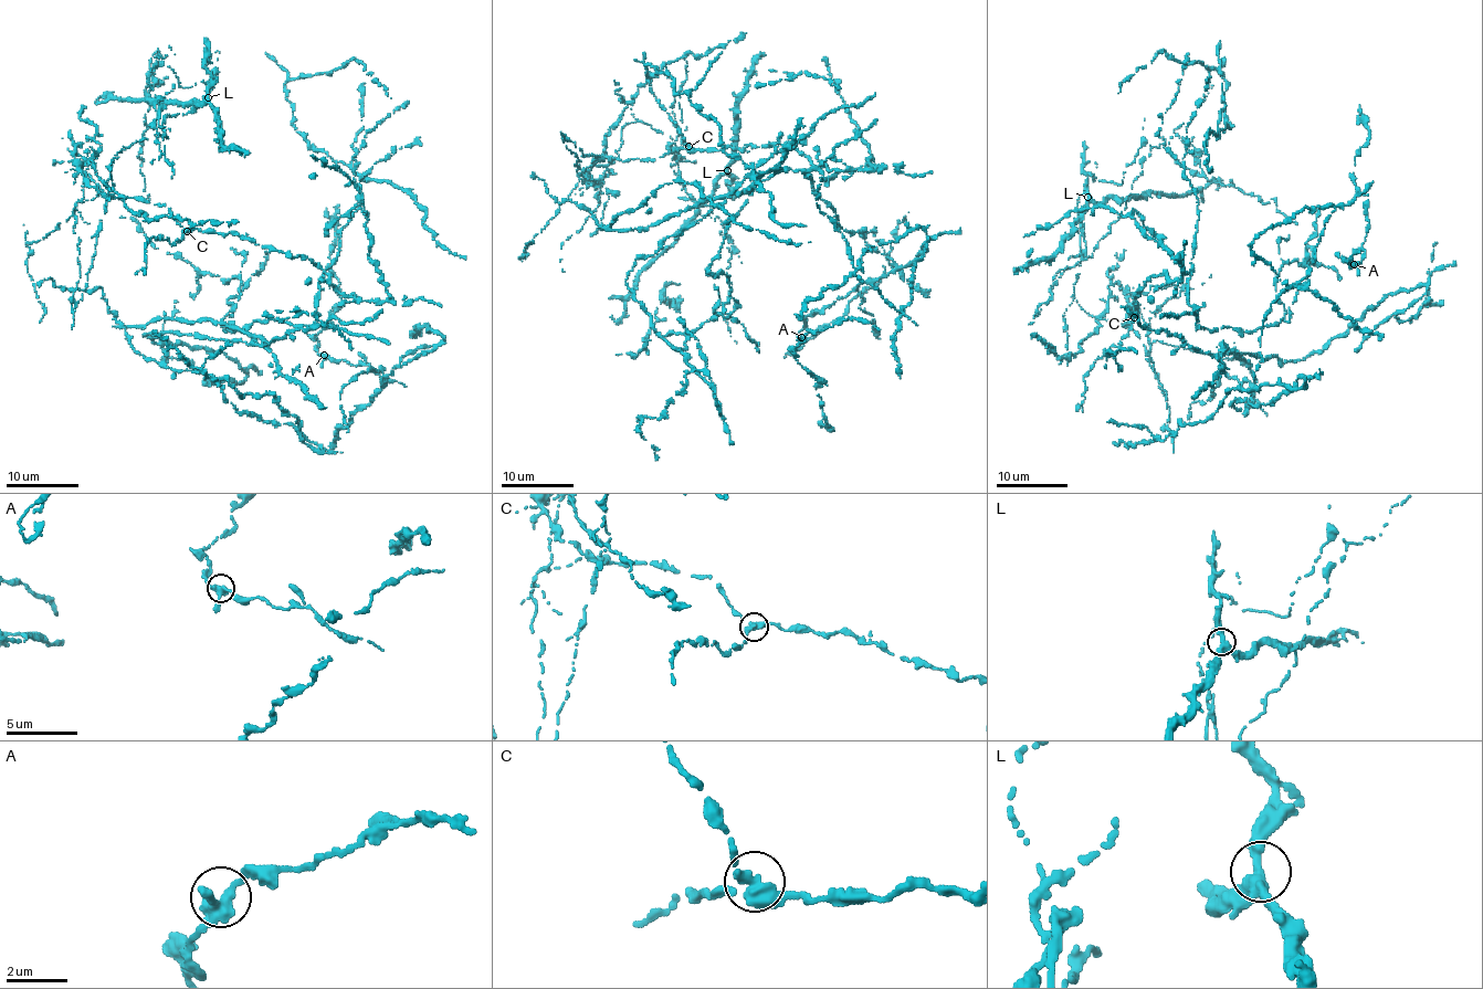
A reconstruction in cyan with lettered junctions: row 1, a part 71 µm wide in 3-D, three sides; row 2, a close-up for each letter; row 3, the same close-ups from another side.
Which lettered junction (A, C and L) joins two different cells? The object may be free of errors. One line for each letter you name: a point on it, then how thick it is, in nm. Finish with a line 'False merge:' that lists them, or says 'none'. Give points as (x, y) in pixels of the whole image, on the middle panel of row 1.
C: Place: (689, 146). Thickness 360 nm
False merge: C

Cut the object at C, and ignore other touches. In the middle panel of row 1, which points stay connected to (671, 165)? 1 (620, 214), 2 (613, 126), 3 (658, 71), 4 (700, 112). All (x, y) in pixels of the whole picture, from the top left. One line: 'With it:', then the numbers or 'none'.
With it: none

